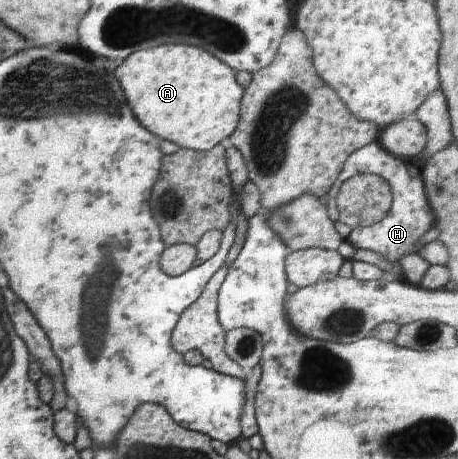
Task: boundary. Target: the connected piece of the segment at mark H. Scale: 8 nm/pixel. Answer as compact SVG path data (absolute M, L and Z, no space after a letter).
M379 141L371 142L347 157L341 173L339 173L335 183L329 189L324 202L331 221L337 222L339 219L336 197L341 184L358 173L377 174L387 181L391 188L392 203L389 213L381 221L372 226L352 229L347 241L356 249L369 250L377 253L377 255L381 255L395 269L401 269L399 259L403 255L409 255L409 253L421 253L421 249L427 244L421 245L418 244L418 241L435 225L435 215L433 215L433 211L429 207L429 201L427 201L424 181L421 175L412 177L407 171L405 161L383 149Z

